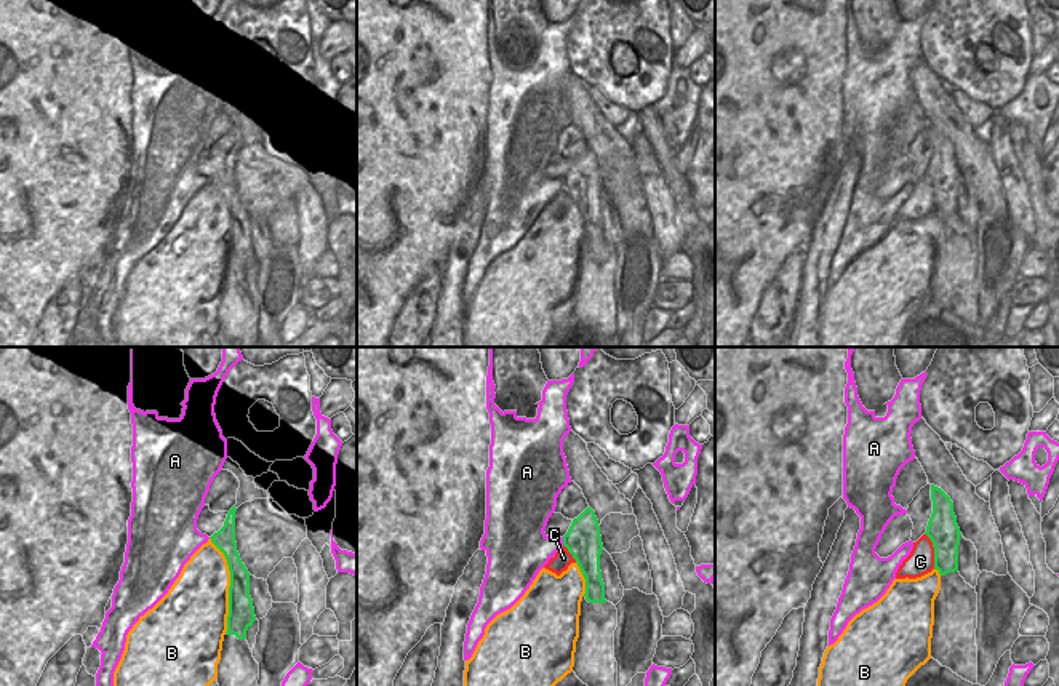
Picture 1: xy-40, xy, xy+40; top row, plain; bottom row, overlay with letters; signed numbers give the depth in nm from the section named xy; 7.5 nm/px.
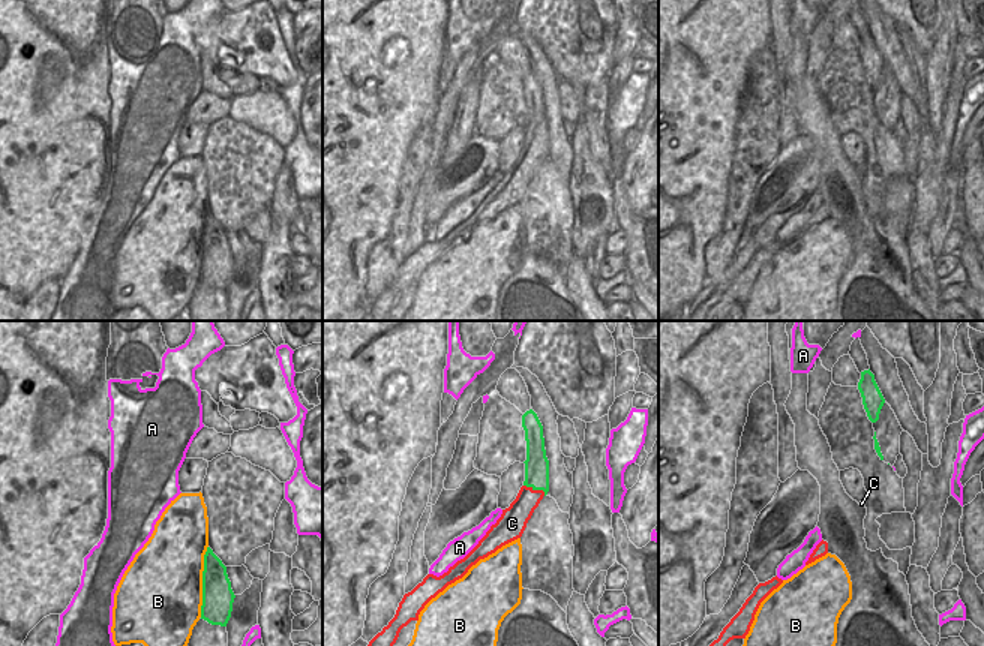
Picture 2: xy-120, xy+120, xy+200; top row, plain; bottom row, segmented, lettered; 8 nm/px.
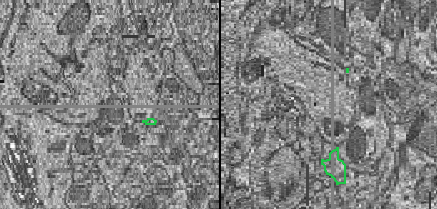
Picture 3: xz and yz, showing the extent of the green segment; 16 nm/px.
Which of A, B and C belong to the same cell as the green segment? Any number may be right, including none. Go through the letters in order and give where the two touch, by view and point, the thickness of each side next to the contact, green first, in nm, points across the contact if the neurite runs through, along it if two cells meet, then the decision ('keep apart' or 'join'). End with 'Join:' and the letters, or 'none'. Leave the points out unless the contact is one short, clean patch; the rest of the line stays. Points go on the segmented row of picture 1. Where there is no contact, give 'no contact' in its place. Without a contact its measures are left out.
A: meets green in xy at (563, 541); 260 nm thick on the green side, 300 nm on the other; keep apart
B: meets green in xy-40 at (231, 586); 190 nm thick on the green side, 440 nm on the other; keep apart
C: meets green in xy+40 at (935, 550); 240 nm thick on the green side, 200 nm on the other; border along xy+40 (925, 533), (933, 547), (935, 568); keep apart
Join: none

